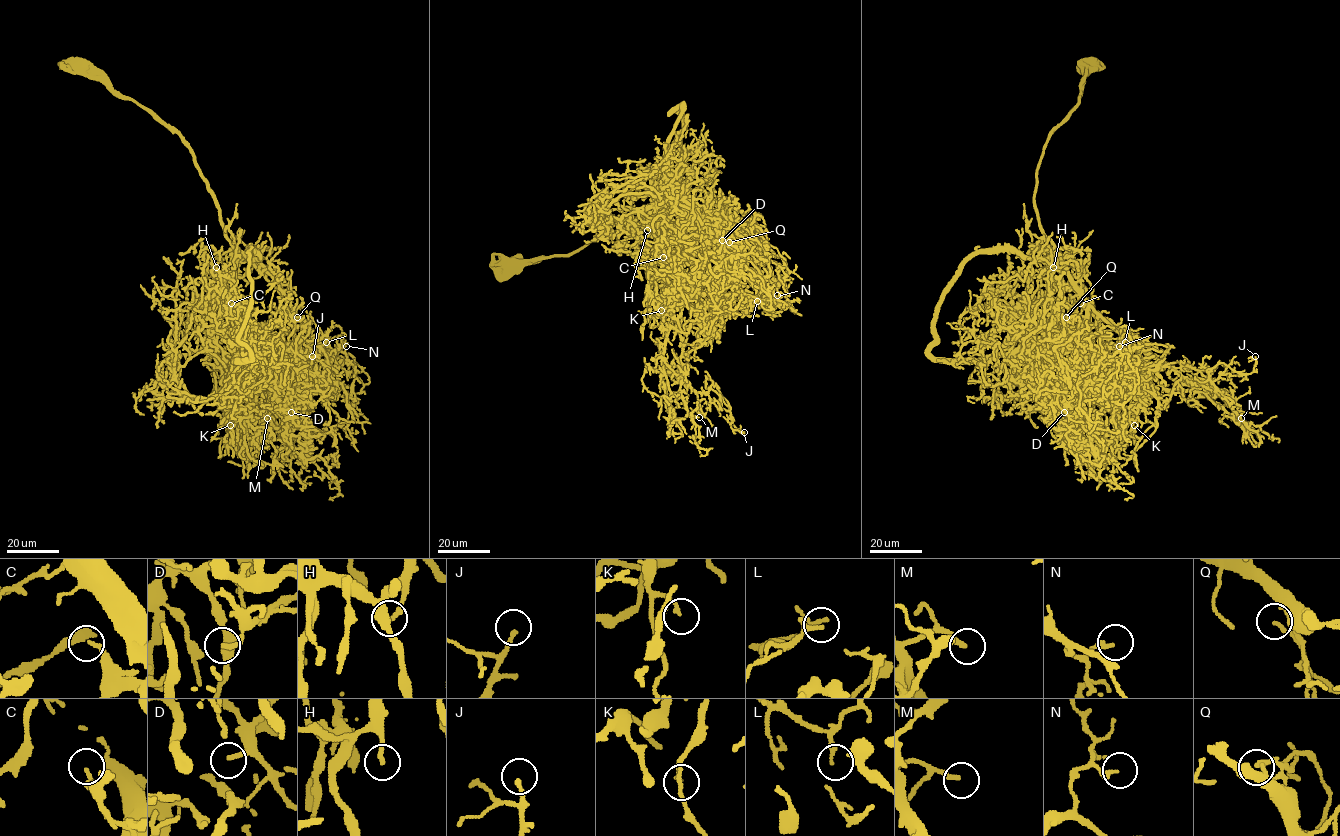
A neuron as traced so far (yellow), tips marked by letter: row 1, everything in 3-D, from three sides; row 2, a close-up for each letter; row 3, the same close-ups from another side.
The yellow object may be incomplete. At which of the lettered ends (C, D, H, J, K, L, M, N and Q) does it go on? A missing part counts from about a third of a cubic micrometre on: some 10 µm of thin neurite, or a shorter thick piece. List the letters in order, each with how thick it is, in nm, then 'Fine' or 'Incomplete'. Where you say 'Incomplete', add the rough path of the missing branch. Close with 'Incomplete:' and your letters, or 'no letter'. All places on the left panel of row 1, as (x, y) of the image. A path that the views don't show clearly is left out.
C: Thickness 170 nm. Fine
D: Thickness 160 nm. Fine
H: Thickness 160 nm. Fine
J: Thickness 170 nm. Incomplete
K: Thickness 150 nm. Fine
L: Thickness 130 nm. Fine
M: Thickness 190 nm. Incomplete
N: Thickness 200 nm. Fine
Q: Thickness 180 nm. Fine
Incomplete: J, M

